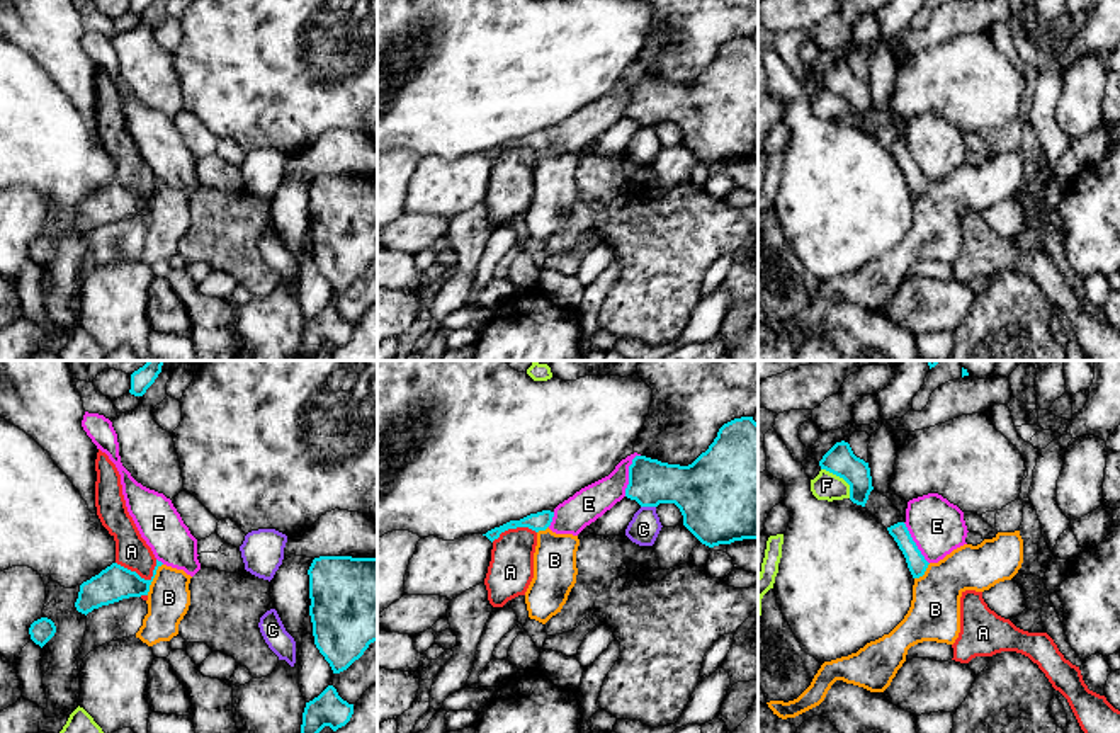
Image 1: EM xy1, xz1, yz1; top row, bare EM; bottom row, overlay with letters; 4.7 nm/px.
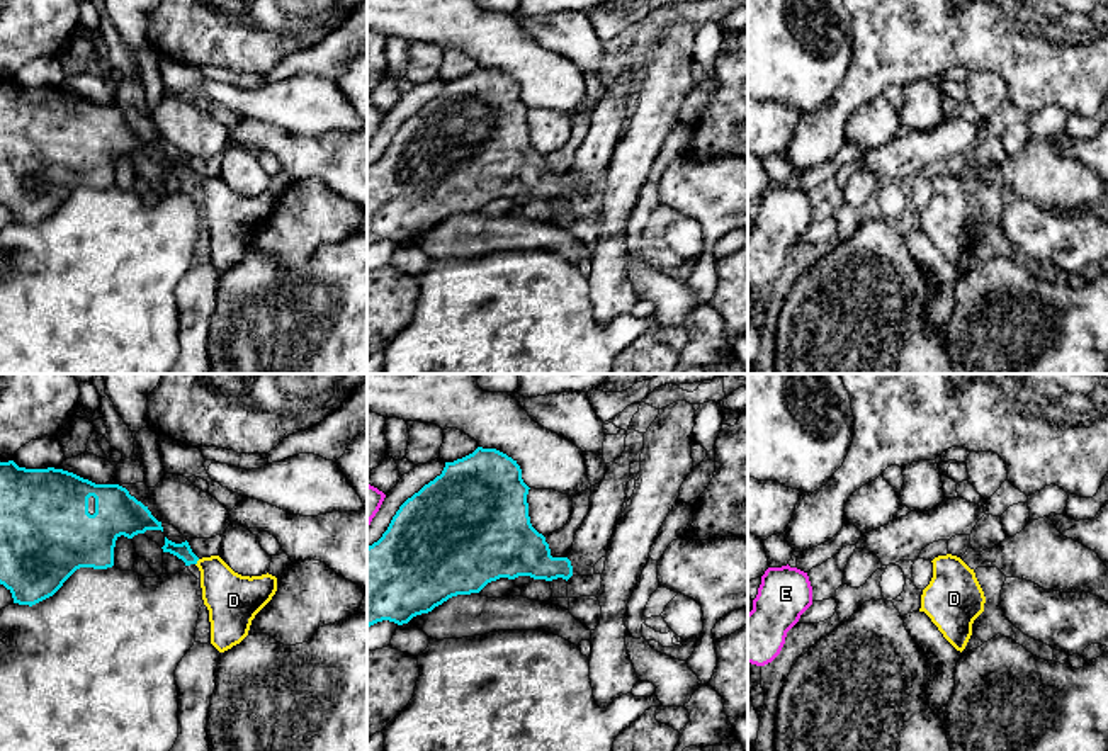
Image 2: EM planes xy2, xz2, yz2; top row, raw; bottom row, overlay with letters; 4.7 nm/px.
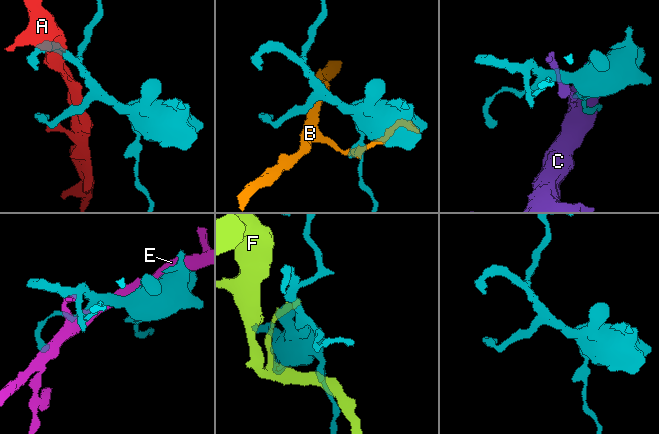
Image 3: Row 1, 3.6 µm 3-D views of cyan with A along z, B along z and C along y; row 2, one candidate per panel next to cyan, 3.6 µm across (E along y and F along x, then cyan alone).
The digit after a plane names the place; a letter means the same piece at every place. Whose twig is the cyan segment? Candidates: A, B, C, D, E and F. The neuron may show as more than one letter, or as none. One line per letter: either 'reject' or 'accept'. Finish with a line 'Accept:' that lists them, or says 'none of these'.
A: reject
B: reject
C: reject
D: accept
E: reject
F: reject
Accept: D

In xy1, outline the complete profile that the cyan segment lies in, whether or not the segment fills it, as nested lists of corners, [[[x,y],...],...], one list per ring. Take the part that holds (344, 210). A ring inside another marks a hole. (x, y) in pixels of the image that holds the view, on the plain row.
[[[320,175],[308,194],[314,264],[340,293],[377,260],[377,177]]]

